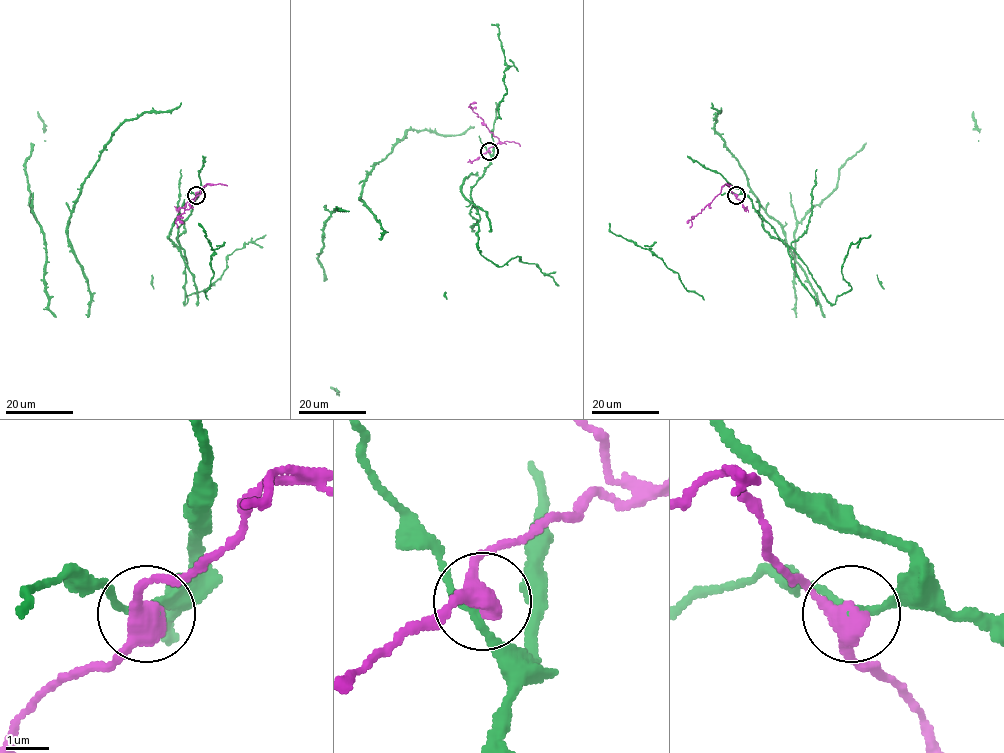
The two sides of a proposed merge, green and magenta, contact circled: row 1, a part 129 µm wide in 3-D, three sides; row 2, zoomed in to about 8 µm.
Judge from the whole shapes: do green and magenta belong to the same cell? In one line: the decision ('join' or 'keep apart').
keep apart

